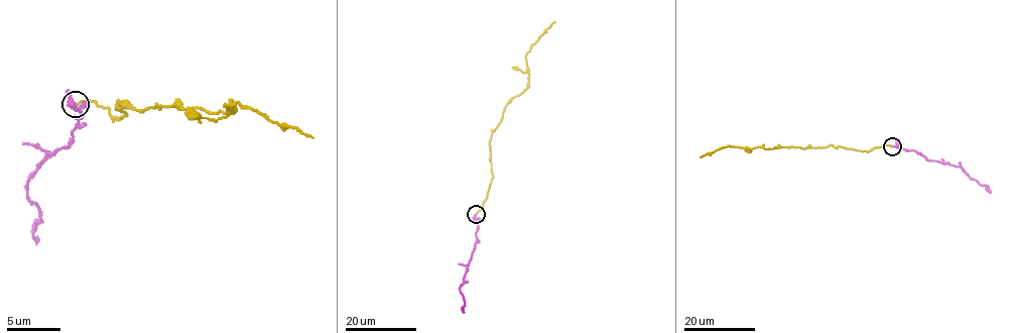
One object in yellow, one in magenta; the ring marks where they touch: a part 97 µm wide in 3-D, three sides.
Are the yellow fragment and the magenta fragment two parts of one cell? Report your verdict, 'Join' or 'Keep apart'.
Keep apart

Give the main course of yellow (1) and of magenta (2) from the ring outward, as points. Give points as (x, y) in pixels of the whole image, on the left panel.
1: (76, 105), (95, 102), (113, 118), (126, 113), (118, 102), (116, 107), (212, 113), (241, 105), (313, 137)
2: (76, 105), (79, 123), (65, 147), (48, 155), (27, 183), (27, 199), (40, 220), (32, 233), (38, 241)

